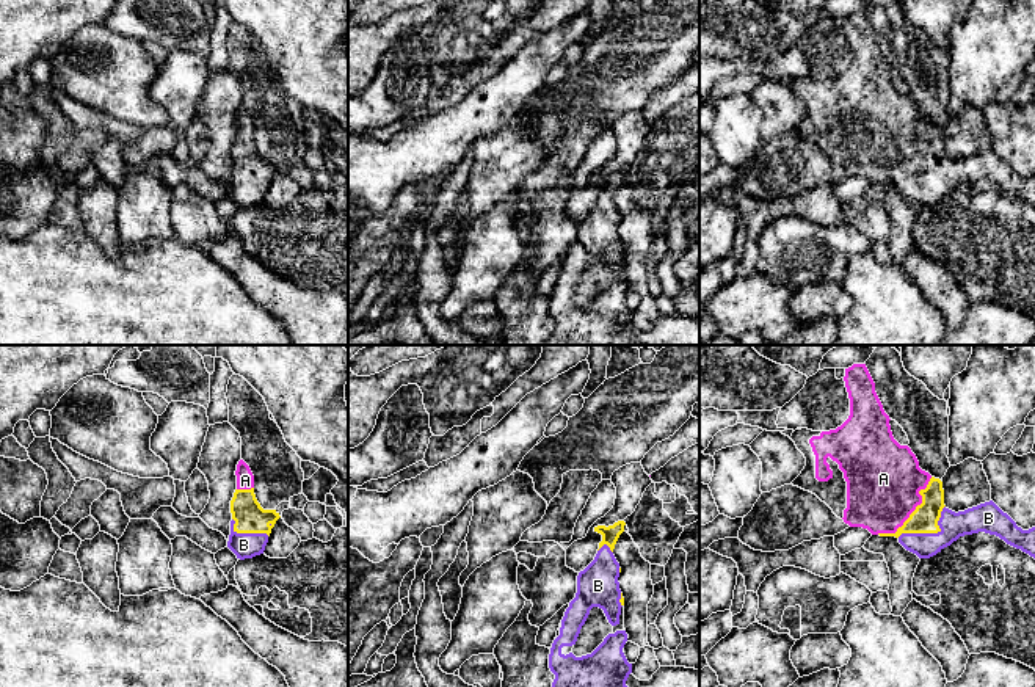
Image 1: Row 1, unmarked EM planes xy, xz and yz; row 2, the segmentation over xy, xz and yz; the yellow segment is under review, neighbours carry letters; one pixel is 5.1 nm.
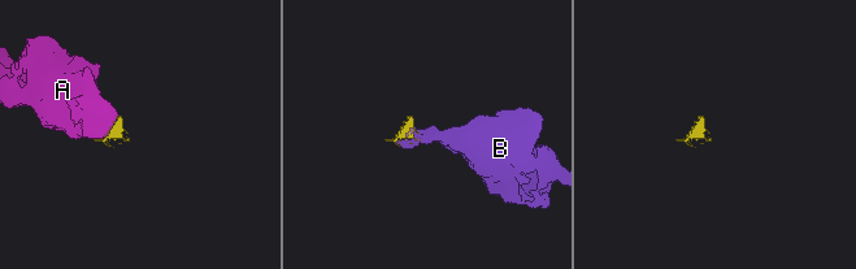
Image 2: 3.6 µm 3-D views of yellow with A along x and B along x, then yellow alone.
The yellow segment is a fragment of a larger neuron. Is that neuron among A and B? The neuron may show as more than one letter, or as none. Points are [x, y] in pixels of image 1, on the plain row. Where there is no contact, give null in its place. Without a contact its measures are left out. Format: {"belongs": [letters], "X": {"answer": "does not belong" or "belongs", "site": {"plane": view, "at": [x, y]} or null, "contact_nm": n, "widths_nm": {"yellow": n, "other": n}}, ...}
{"belongs": ["A", "B"], "A": {"answer": "belongs", "site": {"plane": "yz", "at": [911, 162]}, "contact_nm": 400, "widths_nm": {"yellow": 140, "other": 380}}, "B": {"answer": "belongs", "site": {"plane": "yz", "at": [930, 181]}, "contact_nm": 300, "widths_nm": {"yellow": 140, "other": 130}}}

